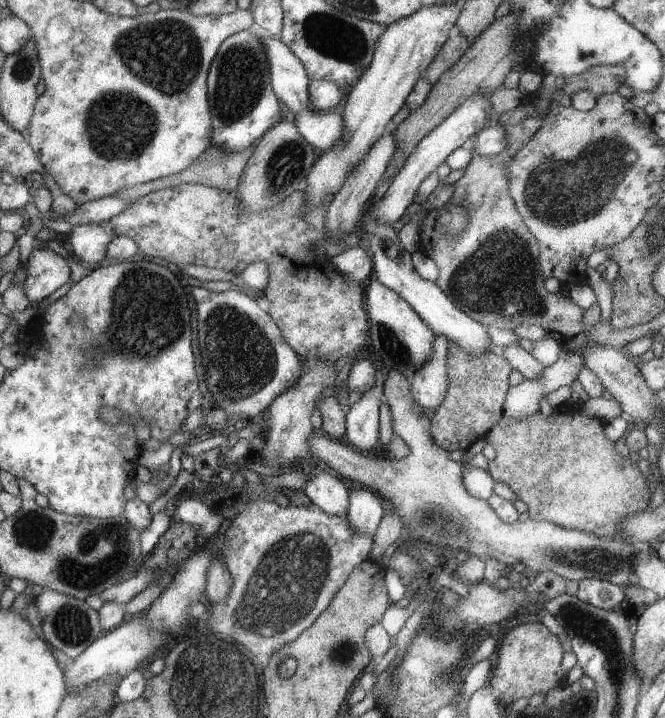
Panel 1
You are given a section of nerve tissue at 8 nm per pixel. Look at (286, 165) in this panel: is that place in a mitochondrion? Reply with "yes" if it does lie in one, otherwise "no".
yes

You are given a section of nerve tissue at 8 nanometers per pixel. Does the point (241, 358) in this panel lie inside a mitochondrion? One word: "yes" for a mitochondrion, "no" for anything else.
yes

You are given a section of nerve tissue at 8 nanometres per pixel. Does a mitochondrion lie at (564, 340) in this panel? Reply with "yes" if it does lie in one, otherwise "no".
no

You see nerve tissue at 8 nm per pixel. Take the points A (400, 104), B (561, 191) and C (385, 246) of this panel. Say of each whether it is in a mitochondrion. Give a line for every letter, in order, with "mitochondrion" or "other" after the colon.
A: other
B: mitochondrion
C: other

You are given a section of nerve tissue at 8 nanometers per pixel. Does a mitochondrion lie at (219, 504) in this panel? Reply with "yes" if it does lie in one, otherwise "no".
no

